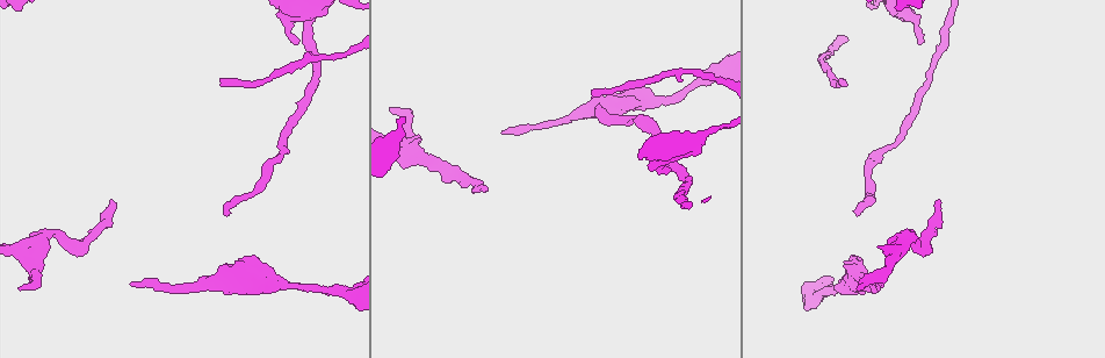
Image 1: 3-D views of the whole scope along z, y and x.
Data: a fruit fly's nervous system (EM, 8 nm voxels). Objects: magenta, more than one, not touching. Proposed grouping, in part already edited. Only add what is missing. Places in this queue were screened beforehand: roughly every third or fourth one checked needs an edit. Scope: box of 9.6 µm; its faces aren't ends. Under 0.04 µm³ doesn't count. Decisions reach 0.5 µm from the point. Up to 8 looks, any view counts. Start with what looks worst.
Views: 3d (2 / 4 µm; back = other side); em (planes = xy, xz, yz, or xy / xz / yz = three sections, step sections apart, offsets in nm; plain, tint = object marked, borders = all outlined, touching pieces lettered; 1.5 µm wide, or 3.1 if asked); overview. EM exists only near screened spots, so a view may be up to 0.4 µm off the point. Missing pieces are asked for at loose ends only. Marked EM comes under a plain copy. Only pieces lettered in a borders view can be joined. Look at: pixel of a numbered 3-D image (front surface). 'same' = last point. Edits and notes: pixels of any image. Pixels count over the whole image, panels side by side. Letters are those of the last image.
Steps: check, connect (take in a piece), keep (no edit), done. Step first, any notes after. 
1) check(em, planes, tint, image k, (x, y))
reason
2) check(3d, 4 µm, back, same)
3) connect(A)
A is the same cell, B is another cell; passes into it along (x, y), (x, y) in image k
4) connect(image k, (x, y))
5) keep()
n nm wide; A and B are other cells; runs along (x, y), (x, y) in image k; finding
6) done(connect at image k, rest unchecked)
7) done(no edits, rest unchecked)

check(em, yz, step 4, tint, image 1, (502, 131))
free end

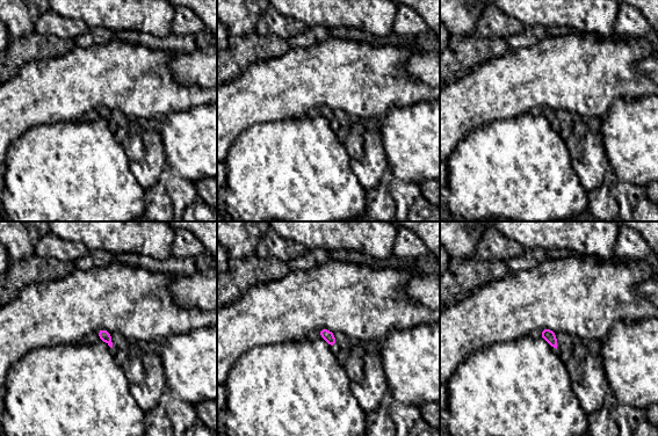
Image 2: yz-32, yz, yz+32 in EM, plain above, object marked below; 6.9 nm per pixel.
check(em, planes, borders, same)
another direction

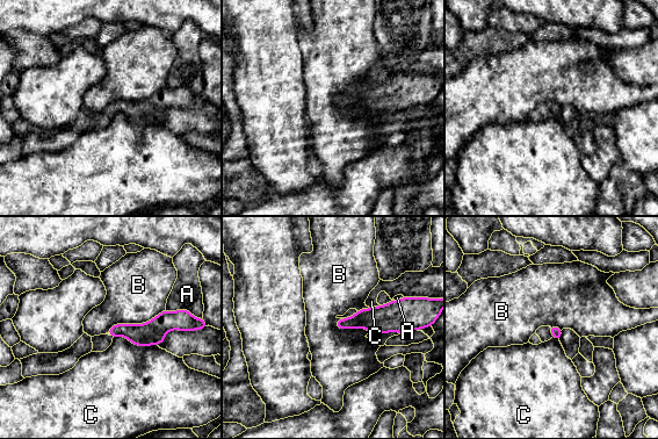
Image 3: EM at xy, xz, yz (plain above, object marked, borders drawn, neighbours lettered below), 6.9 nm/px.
keep()
A, B and C are other cells; border along (165, 309), (107, 332) in image 3; none of them fits

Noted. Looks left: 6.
check(3d, 2 µm, image 1, (889, 243))
branch stops here

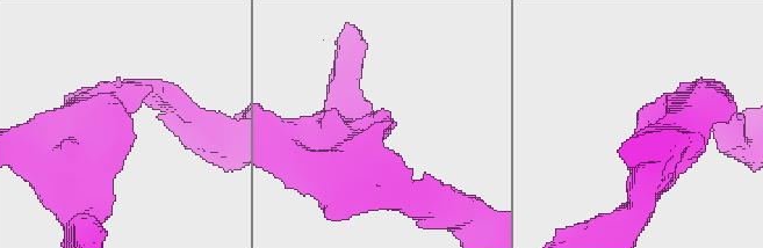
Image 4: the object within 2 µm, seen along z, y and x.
check(em, planes, borders, image 4, (128, 131))
need the tissue

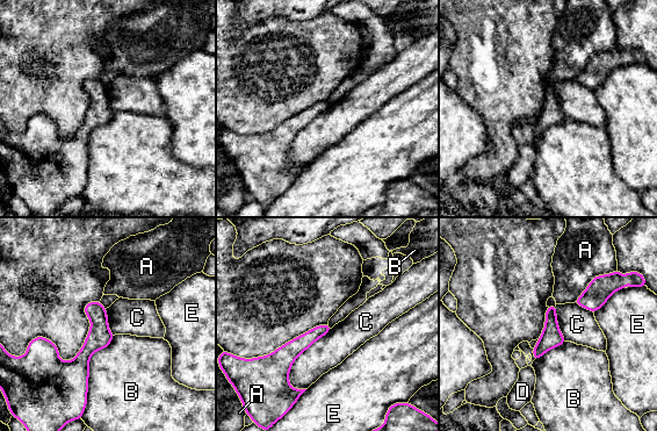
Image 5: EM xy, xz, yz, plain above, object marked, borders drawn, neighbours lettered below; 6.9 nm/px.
keep()
A, B, C, D and E are other cells; runs along (326, 328), (301, 343), (274, 371) in image 5; none of them fits

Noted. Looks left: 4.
check(3d, 2 µm, image 1, (296, 43))
free end

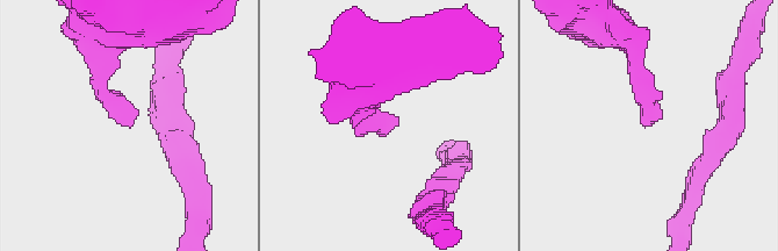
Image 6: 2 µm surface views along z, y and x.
check(em, xz, step 4, borders, image 6, (390, 119))
shape alone is not enough

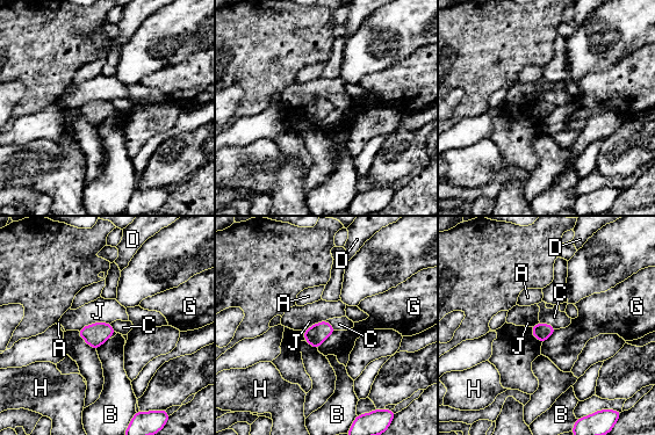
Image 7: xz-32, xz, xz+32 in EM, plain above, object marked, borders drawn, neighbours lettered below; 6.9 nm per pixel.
check(em, planes, borders, same)

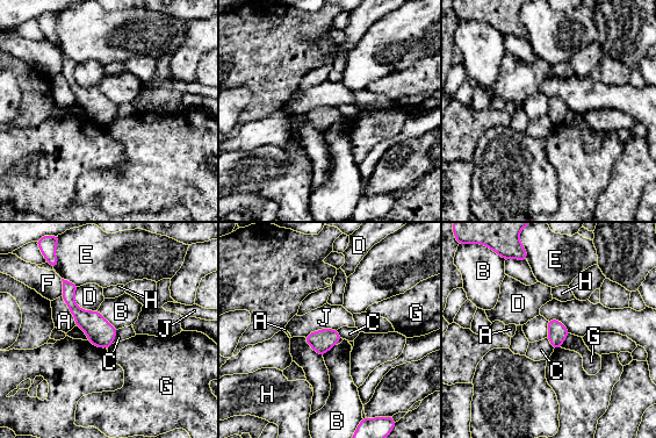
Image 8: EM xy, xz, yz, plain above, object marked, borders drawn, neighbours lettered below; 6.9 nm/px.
keep()
A, B, C, D, E, F, G, H and J are other cells; border along (117, 330), (112, 343) in image 8; no lettered piece goes on from it

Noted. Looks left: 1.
done(no edits, rest unchecked)

